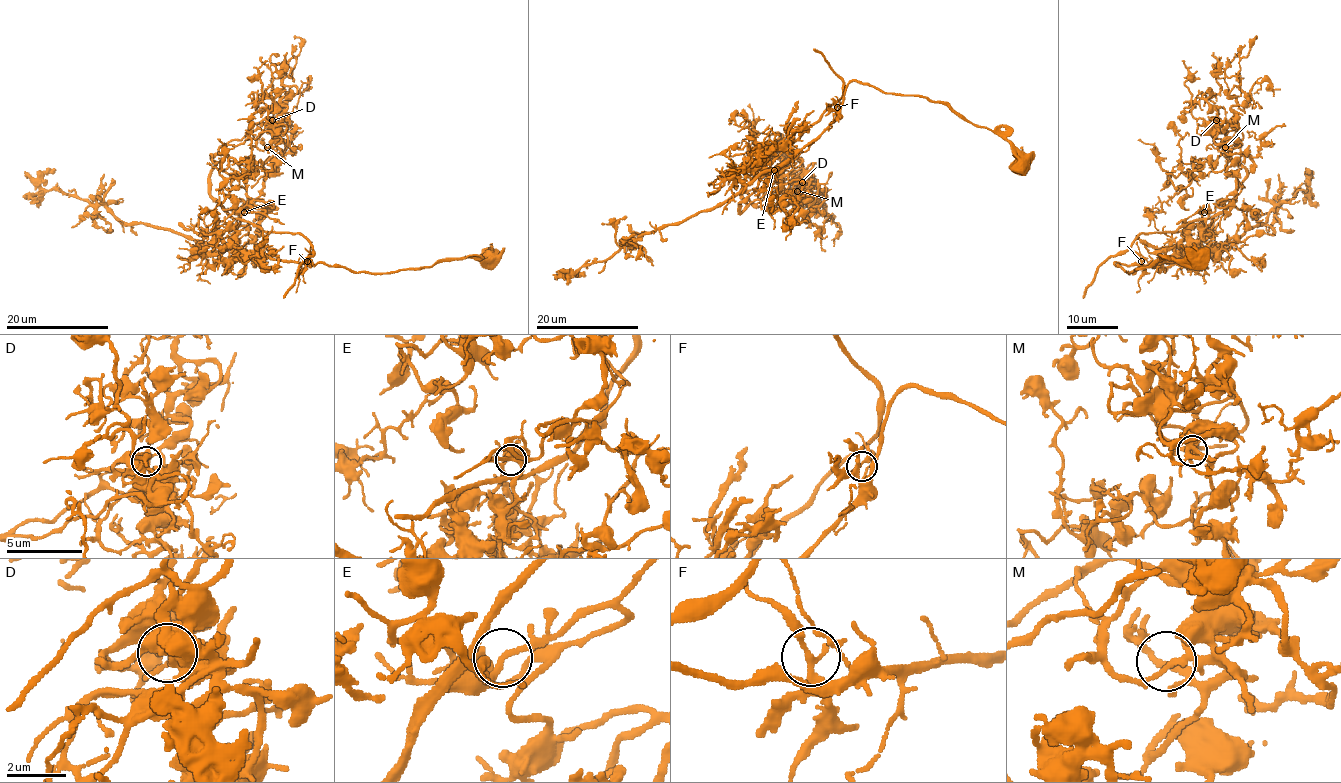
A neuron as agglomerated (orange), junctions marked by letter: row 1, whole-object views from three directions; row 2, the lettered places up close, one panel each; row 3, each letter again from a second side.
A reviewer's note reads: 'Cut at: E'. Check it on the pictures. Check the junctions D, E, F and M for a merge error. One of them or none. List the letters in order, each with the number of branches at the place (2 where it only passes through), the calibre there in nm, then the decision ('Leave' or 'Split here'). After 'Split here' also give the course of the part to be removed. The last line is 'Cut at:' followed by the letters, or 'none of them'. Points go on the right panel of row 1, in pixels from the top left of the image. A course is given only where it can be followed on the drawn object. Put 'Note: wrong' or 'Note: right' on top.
Note: right
D: Branches: 3. Thickness 170 nm. Leave
E: Branches: 3. Thickness 170 nm. Split here. Course of the part to remove: (1204, 212), (1244, 186), (1234, 174), (1242, 167), (1222, 212), (1141, 233), (1082, 298)
F: Branches: 3. Thickness 160 nm. Leave
M: Branches: 3. Thickness 160 nm. Leave
Cut at: E

